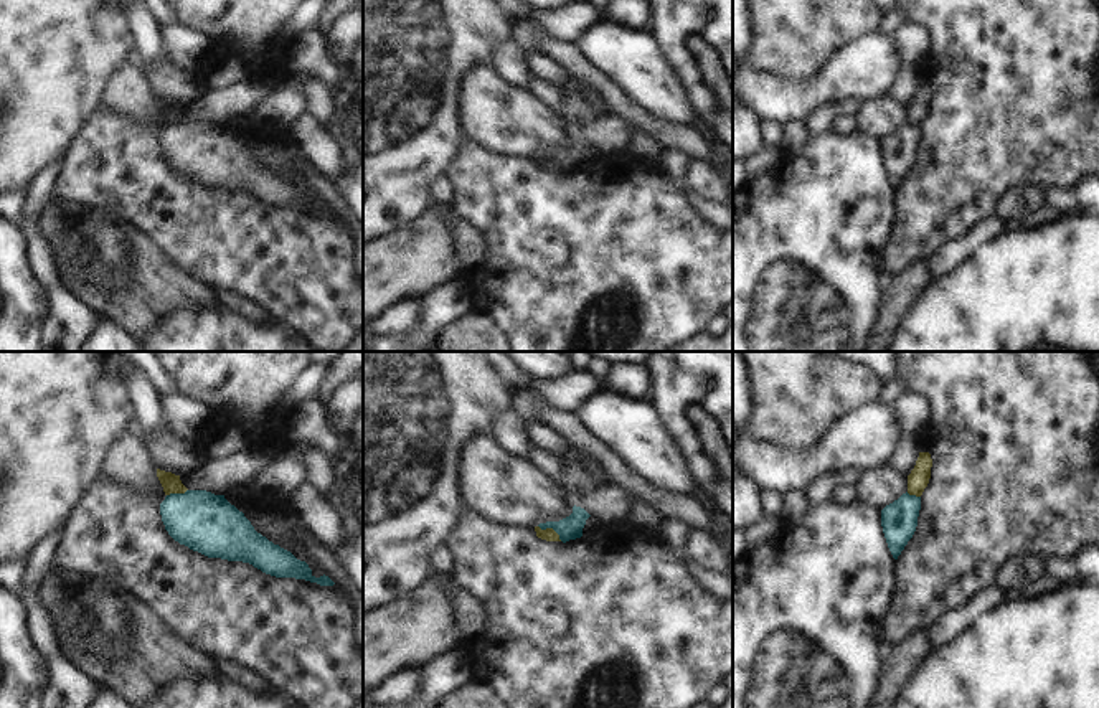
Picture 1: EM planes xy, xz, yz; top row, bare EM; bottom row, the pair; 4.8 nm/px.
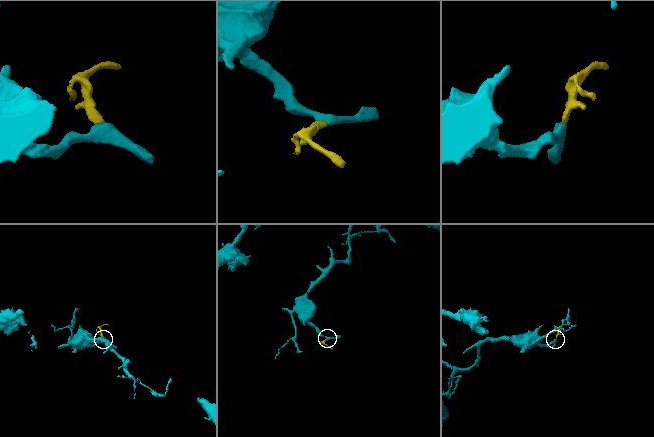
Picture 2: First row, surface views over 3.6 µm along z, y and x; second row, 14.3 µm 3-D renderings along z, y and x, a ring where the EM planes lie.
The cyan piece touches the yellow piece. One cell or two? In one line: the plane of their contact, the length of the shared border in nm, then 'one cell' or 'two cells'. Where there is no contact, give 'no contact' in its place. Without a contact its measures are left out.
contact in xz; length 140 nm; two cells

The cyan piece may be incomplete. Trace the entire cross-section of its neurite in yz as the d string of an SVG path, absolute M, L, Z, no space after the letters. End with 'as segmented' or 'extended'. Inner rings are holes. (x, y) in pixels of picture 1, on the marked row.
M903 493L881 510L881 526L894 559L913 538L921 510L921 497Z; as segmented

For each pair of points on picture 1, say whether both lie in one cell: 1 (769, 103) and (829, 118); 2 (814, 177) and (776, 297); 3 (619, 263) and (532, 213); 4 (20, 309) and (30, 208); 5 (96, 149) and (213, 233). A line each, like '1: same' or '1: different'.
1: different
2: same
3: same
4: different
5: same

